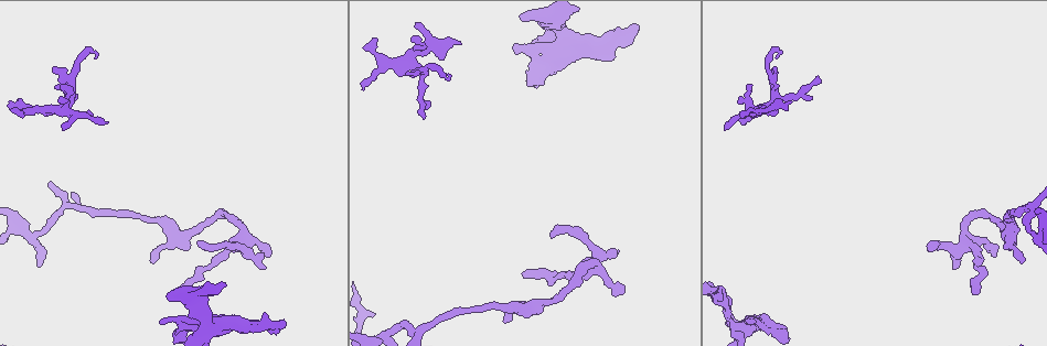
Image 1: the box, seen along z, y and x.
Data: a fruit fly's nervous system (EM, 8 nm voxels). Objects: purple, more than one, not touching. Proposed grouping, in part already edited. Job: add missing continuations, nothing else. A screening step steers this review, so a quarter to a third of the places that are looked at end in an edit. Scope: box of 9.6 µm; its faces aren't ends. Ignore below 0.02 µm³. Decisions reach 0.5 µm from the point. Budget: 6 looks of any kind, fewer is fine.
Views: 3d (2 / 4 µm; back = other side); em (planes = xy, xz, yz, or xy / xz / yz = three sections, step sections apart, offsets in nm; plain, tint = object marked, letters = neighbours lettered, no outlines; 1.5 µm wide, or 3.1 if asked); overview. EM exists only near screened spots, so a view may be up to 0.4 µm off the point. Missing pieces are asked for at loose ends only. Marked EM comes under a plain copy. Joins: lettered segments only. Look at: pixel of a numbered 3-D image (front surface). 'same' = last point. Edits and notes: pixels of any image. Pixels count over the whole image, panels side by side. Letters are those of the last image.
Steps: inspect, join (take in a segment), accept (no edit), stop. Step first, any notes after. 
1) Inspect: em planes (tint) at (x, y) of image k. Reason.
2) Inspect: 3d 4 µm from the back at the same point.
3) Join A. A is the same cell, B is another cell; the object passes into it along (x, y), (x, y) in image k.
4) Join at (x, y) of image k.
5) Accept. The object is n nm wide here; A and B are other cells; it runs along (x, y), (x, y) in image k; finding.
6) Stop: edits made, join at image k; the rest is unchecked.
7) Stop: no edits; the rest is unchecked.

Inspect: em xz step 4 (letters) at (1022, 262) of image 1. An open end.

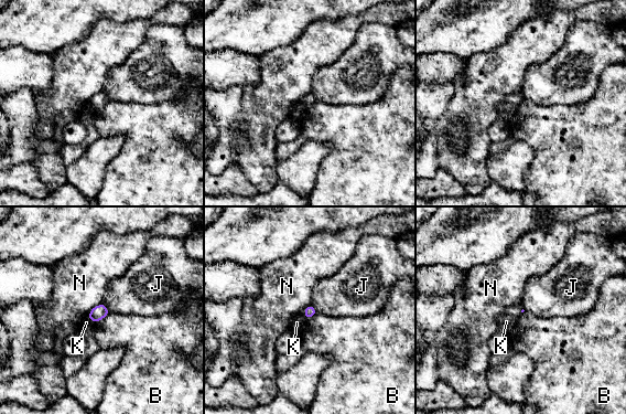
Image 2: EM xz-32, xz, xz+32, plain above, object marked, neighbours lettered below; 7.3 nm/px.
Accept. B, J, K and N are other cells; a border runs along (109, 311), (93, 324) in image 2; none of them fits.

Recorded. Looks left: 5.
Inspect: em yz step 8 (letters) at (619, 293) of image 1. An open end.

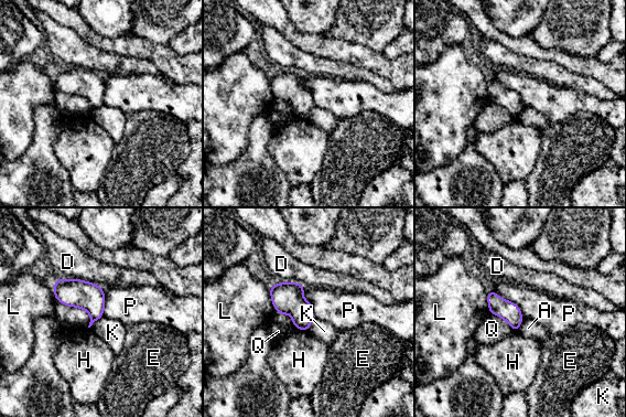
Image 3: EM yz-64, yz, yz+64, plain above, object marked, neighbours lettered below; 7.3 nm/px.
Accept. The object is 150 nm wide here; A, D, E, H, K, L, P and Q are other cells; a border runs along (489, 289), (513, 301), (525, 318) in image 3; none of them fits.

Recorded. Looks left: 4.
Inspect: em planes (letters) at (749, 321) of image 1. Branch stops here.

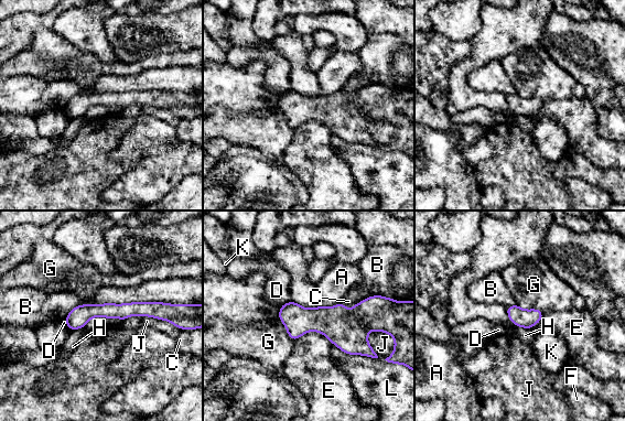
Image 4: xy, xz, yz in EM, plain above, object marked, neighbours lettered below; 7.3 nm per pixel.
Accept. The longest contact is with B, 800 nm; A, B, C, D, E, F, G, H, J, K and L are other cells; it runs along (163, 312), (92, 310), (68, 321) in image 4; no lettered segment goes on from it.

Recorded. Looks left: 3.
Stop: no edits; the rest is unchecked.

